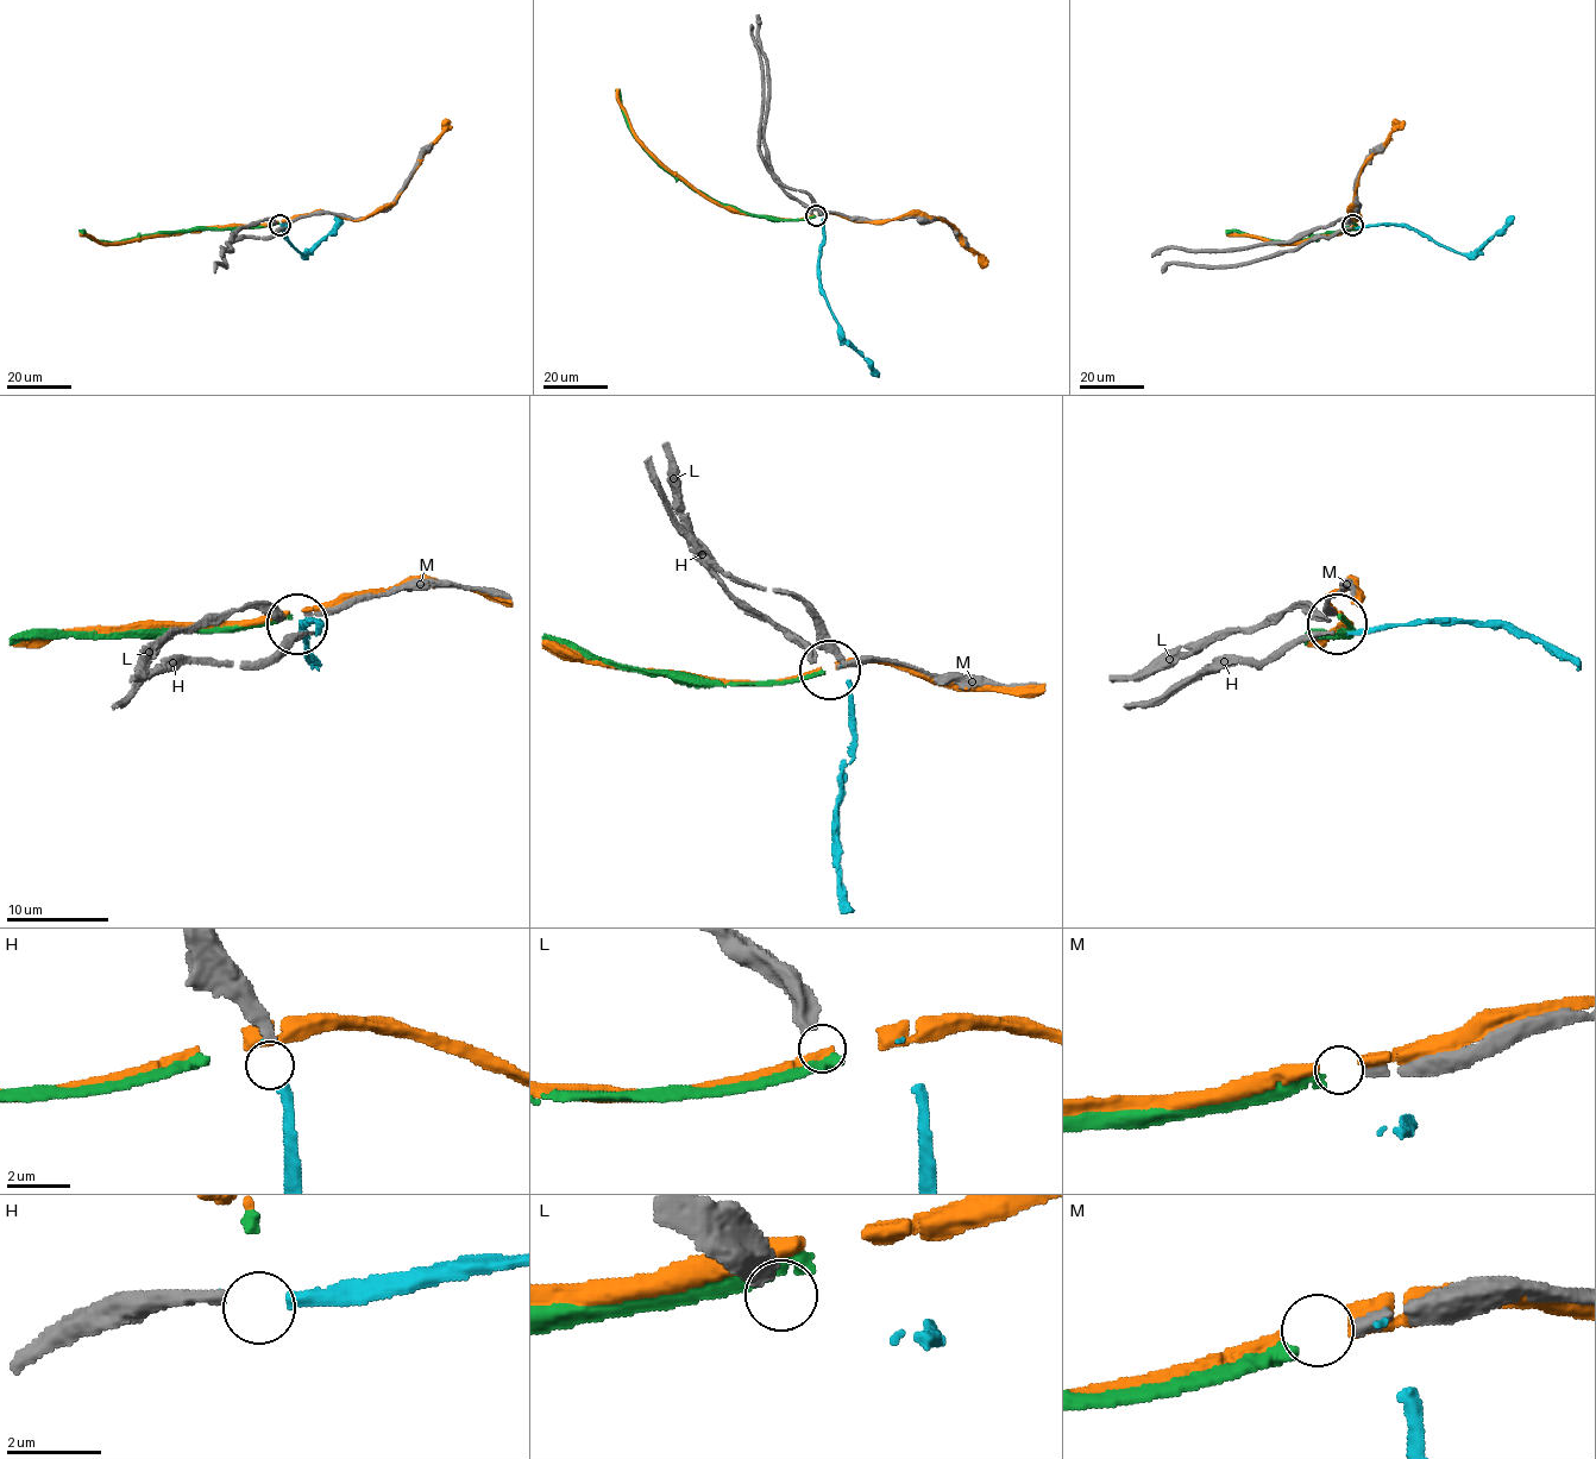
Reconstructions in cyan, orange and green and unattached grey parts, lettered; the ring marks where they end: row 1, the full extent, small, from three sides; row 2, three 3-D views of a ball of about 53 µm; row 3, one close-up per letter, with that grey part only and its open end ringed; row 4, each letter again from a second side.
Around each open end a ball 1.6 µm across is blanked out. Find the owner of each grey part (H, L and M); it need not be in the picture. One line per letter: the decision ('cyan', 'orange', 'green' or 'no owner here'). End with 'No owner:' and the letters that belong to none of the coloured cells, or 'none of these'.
H: cyan
L: no owner here
M: green
No owner: L

